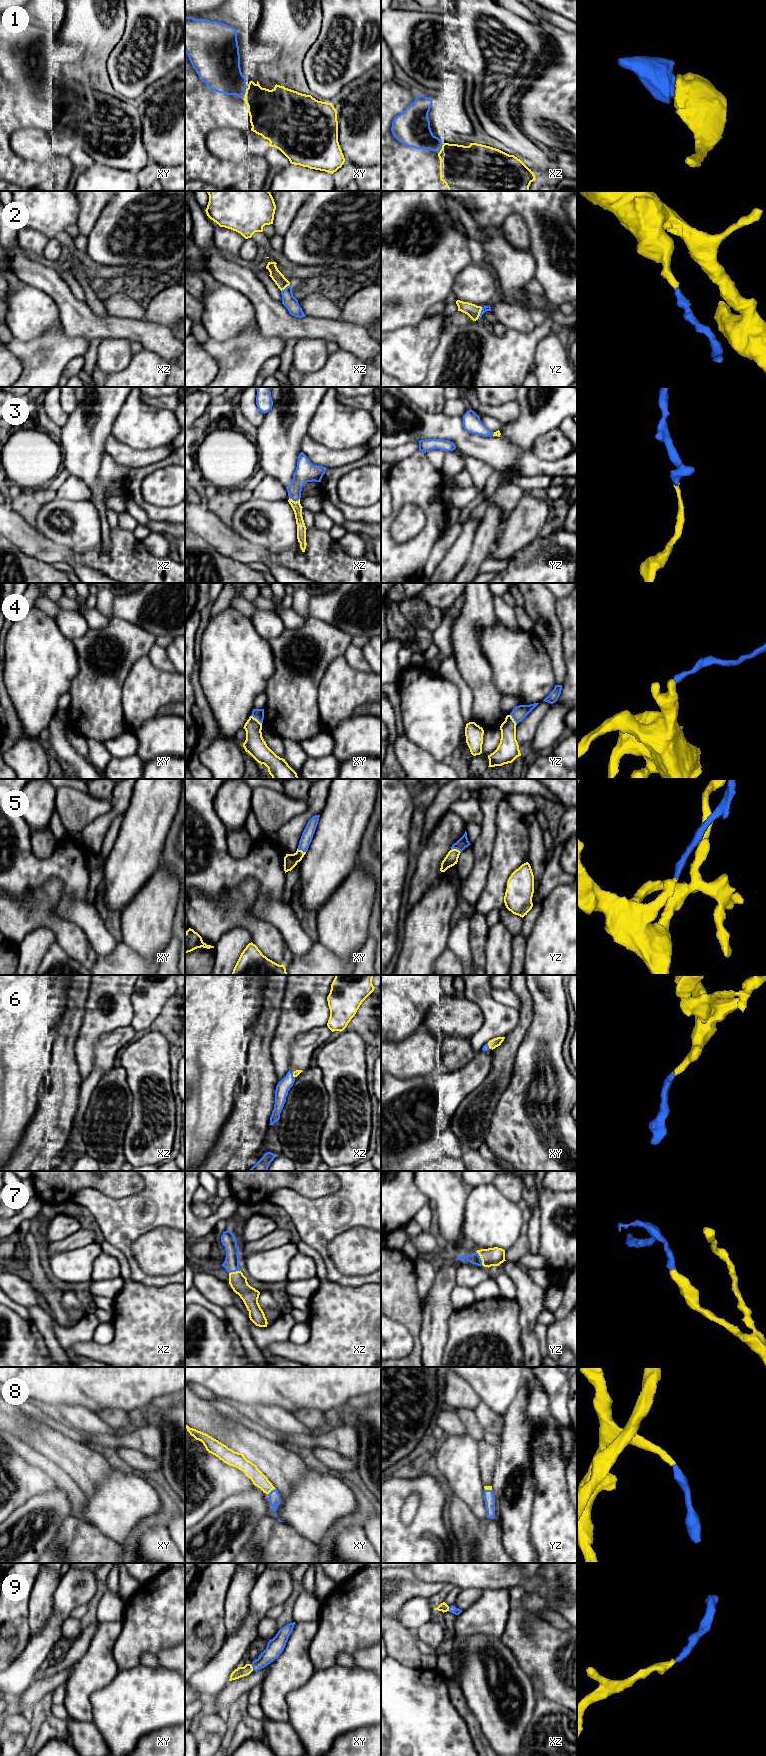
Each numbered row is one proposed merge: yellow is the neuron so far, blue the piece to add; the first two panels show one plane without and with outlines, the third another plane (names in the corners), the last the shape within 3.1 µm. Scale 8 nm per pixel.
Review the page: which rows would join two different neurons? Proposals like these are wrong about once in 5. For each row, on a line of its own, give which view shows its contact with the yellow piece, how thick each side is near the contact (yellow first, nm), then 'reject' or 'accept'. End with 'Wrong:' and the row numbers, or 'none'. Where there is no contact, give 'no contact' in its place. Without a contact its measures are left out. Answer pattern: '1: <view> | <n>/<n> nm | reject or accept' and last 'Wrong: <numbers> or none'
1: xz | 380/240 nm | accept
2: yz | 110/50 nm | accept
3: xz | 80/160 nm | accept
4: xy | 160/80 nm | reject
5: yz | 100/90 nm | accept
6: xz | 50/110 nm | accept
7: yz | 150/90 nm | accept
8: xy | 110/100 nm | accept
9: xy | 80/140 nm | accept
Wrong: 4

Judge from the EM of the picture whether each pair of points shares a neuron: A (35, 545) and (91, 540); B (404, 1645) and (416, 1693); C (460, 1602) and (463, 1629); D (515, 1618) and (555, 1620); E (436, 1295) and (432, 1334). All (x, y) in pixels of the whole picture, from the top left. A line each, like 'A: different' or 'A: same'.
A: different
B: different
C: different
D: different
E: same

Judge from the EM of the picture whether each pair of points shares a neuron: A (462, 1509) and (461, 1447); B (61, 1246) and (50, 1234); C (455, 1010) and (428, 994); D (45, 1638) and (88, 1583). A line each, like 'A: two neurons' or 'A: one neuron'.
A: two neurons
B: two neurons
C: two neurons
D: one neuron

